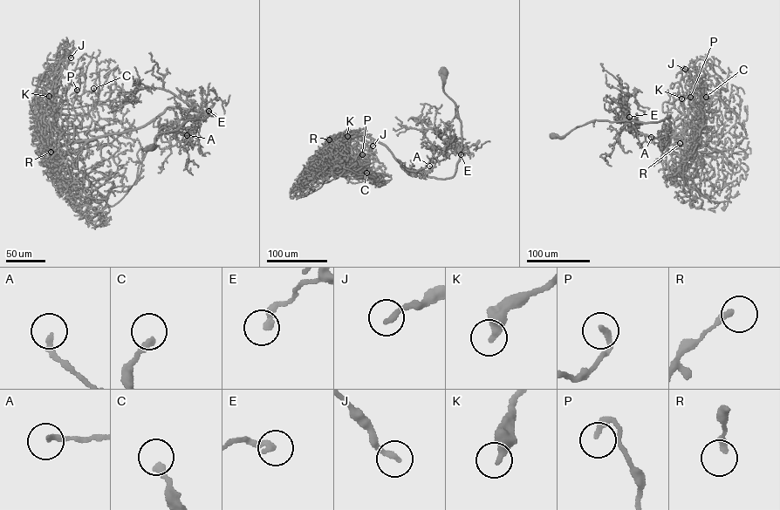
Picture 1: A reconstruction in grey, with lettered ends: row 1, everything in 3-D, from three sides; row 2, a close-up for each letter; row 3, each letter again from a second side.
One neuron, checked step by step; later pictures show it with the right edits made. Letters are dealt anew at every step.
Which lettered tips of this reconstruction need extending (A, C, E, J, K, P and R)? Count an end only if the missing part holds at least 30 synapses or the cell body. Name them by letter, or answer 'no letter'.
no letter

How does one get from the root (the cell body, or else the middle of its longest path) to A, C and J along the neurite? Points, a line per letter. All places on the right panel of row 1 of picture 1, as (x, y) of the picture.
A: (553, 136), (563, 136), (595, 120), (615, 122), (625, 118), (625, 123), (631, 128), (651, 137)
C: (553, 136), (595, 120), (652, 122), (670, 115), (659, 133), (673, 137), (711, 126), (699, 117), (706, 97)
J: (553, 136), (595, 120), (652, 122), (670, 115), (659, 133), (673, 137), (687, 113), (679, 84), (685, 69)

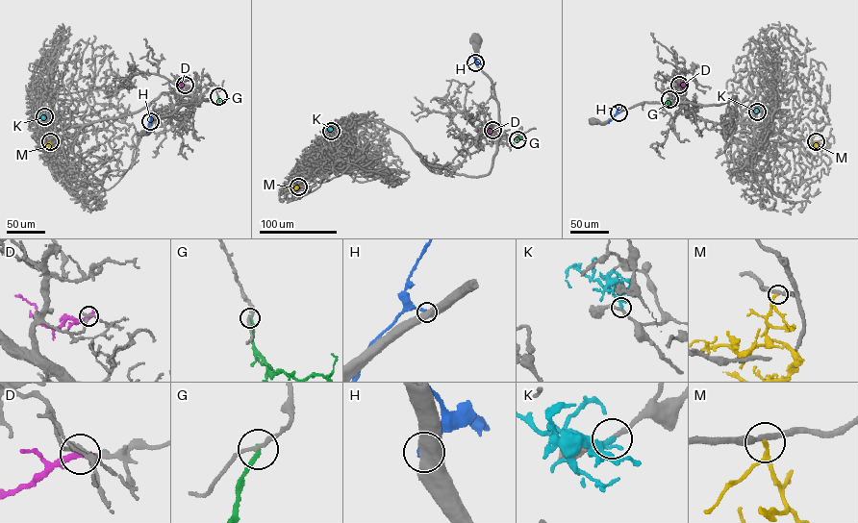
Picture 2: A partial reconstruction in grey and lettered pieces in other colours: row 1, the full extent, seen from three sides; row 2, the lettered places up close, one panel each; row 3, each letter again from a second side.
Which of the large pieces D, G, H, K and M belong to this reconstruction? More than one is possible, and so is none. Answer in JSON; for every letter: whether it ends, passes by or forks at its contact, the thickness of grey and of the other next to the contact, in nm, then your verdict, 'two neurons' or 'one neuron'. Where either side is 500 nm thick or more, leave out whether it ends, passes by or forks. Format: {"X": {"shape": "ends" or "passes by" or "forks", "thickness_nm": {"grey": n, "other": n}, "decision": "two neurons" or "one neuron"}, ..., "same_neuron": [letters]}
{"D": {"shape": "ends", "thickness_nm": {"grey": 220, "other": 320}, "decision": "two neurons"}, "G": {"shape": "ends", "thickness_nm": {"grey": 170, "other": 190}, "decision": "two neurons"}, "H": {"thickness_nm": {"grey": 550, "other": 280}, "decision": "two neurons"}, "K": {"shape": "passes by", "thickness_nm": {"grey": 240, "other": 140}, "decision": "two neurons"}, "M": {"shape": "ends", "thickness_nm": {"grey": 240, "other": 200}, "decision": "two neurons"}, "same_neuron": []}

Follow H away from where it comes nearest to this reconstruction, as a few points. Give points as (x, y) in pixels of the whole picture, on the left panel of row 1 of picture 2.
H: (150, 121), (146, 133)

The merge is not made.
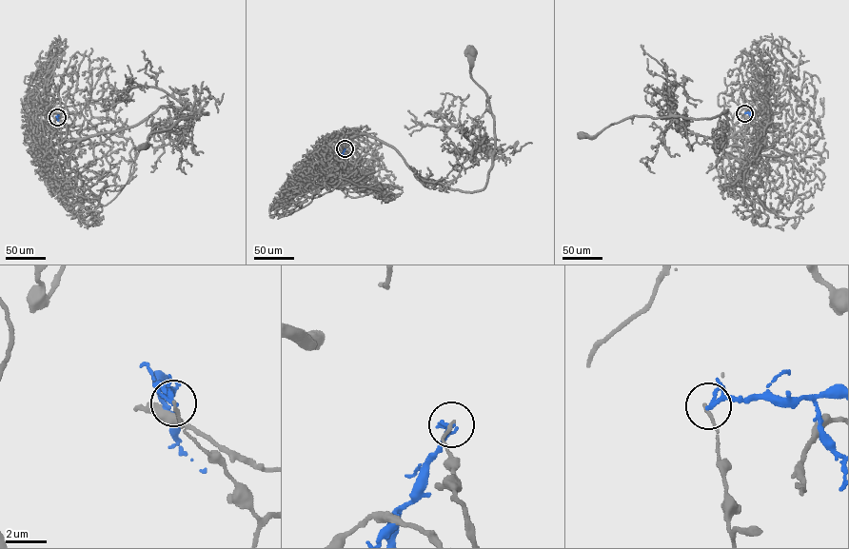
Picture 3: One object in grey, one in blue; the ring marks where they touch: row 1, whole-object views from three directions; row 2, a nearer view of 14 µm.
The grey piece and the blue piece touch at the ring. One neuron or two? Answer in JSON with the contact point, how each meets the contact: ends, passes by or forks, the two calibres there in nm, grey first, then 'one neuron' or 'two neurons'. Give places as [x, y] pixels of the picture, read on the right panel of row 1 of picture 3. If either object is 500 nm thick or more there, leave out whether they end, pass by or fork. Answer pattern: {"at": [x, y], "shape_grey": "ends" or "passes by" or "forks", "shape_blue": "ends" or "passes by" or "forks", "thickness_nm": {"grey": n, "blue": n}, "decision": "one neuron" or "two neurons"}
{"at": [744, 113], "shape_grey": "ends", "shape_blue": "forks", "thickness_nm": {"grey": 140, "blue": 140}, "decision": "two neurons"}

